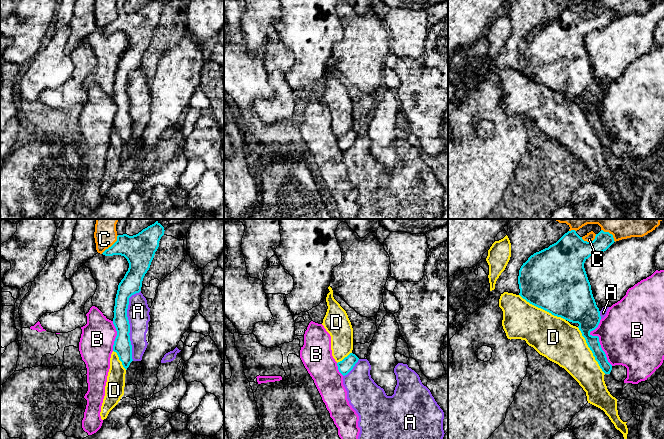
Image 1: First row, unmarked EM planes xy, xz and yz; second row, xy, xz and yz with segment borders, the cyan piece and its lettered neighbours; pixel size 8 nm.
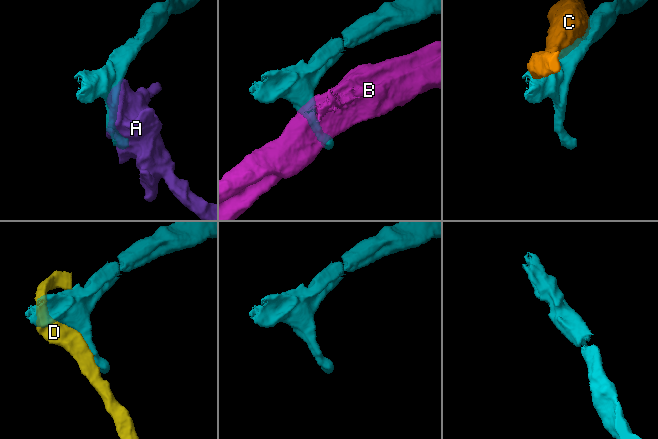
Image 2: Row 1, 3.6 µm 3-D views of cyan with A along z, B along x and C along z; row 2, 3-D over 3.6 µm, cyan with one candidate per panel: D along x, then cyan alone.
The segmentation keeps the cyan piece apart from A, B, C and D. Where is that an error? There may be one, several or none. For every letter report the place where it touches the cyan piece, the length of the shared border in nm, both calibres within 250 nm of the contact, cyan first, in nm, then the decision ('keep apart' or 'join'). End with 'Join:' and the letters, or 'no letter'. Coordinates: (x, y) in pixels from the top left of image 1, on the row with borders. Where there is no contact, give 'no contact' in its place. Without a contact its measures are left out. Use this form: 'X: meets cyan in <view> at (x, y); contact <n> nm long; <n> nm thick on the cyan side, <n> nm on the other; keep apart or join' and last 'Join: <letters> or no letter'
A: meets cyan in xy at (129, 324); contact 550 nm long; 150 nm thick on the cyan side, 180 nm on the other; keep apart
B: meets cyan in yz at (598, 340); contact 380 nm long; 220 nm thick on the cyan side, 480 nm on the other; keep apart
C: meets cyan in xy at (112, 245); contact 200 nm long; 260 nm thick on the cyan side, 180 nm on the other; keep apart
D: meets cyan in yz at (542, 308); contact 440 nm long; 500 nm thick on the cyan side, 340 nm on the other; keep apart
Join: no letter

